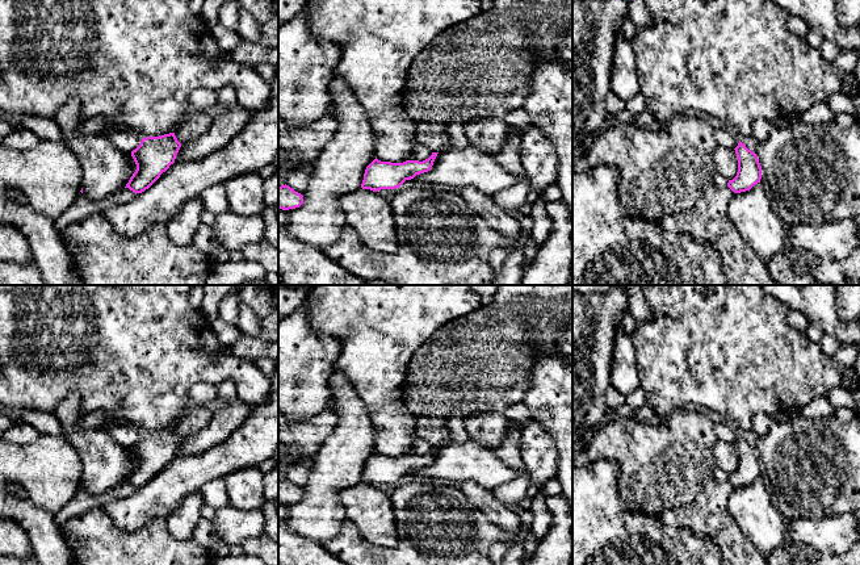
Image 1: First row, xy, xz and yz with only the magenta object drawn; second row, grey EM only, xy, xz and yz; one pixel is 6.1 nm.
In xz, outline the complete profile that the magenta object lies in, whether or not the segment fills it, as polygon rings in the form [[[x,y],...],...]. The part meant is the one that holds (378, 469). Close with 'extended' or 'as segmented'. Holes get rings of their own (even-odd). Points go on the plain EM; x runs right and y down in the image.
[[[432,447],[432,449],[423,456],[406,455],[403,457],[381,456],[376,452],[365,464],[361,482],[373,486],[399,482],[406,474],[428,466],[437,448],[439,447]]] | as segmented

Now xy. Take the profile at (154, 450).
[[[175,427],[143,432],[131,445],[137,464],[125,482],[135,489],[148,484],[175,457],[180,441]]] | as segmented

